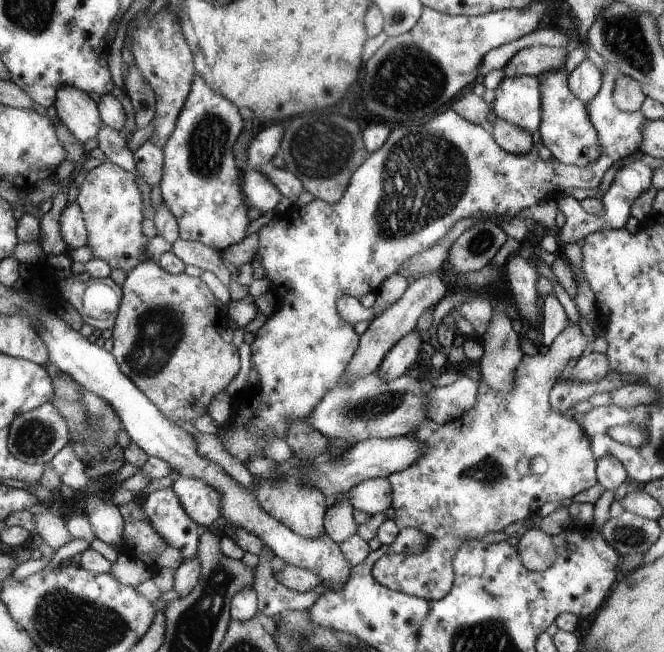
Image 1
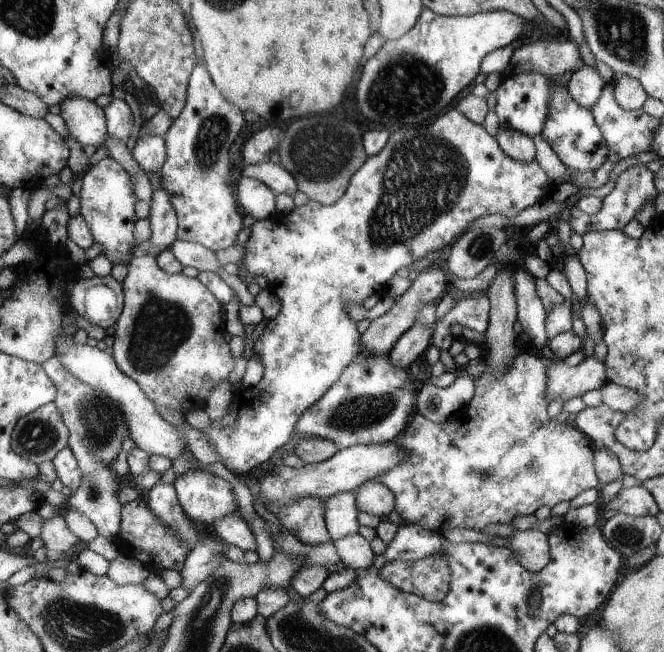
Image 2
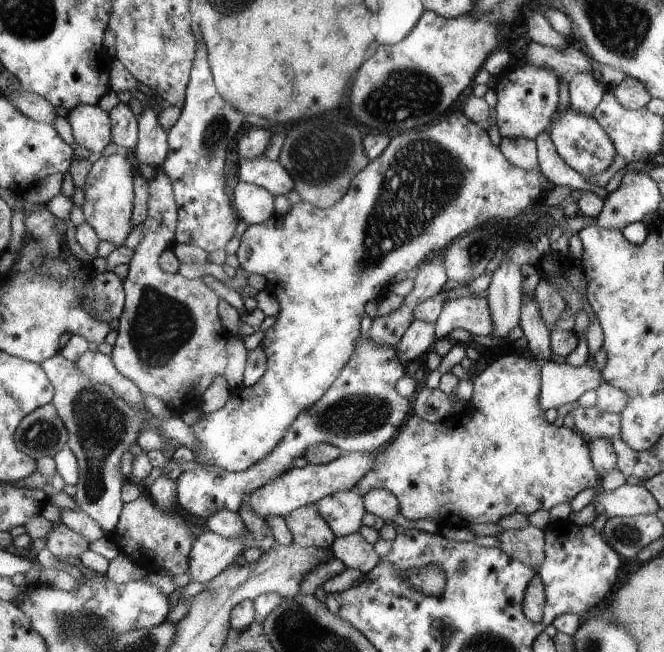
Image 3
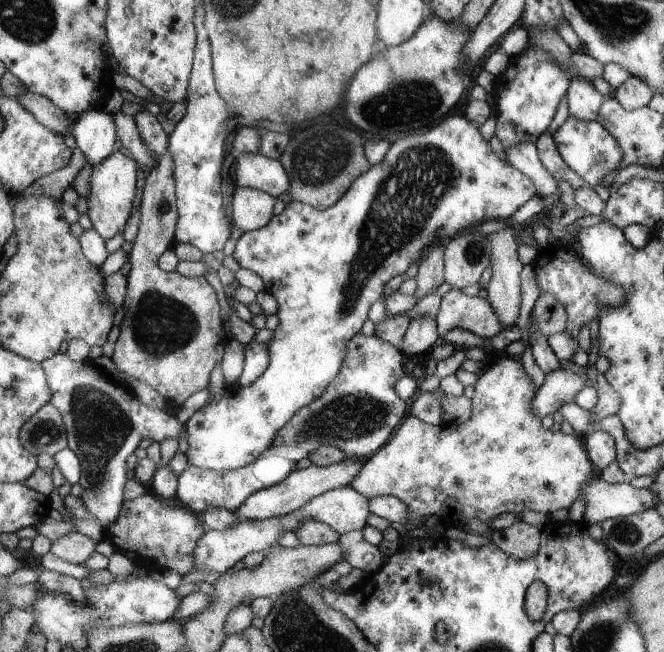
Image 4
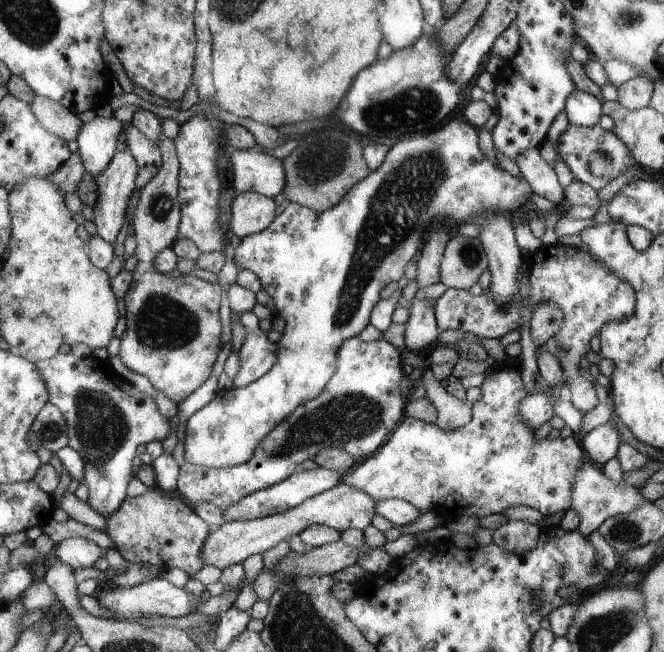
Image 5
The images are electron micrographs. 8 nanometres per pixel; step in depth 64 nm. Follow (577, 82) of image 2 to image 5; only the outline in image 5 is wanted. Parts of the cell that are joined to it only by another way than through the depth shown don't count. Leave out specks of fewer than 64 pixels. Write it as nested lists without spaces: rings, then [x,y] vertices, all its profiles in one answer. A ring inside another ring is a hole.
[[[575,86],[575,90],[568,97],[565,112],[571,124],[584,127],[596,126],[603,115],[603,103],[600,98]]]

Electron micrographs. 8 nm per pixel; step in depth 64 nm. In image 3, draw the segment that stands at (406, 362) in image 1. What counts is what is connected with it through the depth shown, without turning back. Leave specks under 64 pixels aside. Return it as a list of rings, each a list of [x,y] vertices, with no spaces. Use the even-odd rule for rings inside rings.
[[[414,319],[400,342],[395,346],[400,362],[414,362],[422,354],[432,351],[432,344],[436,342],[436,330],[432,323]]]

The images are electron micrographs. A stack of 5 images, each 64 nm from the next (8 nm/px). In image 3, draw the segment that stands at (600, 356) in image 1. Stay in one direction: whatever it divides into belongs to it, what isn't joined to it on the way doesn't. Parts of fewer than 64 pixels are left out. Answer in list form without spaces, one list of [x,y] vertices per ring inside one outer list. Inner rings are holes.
[[[591,358],[578,367],[548,360],[541,365],[541,370],[540,406],[544,411],[577,402],[583,392],[596,390],[603,381],[602,372]]]

